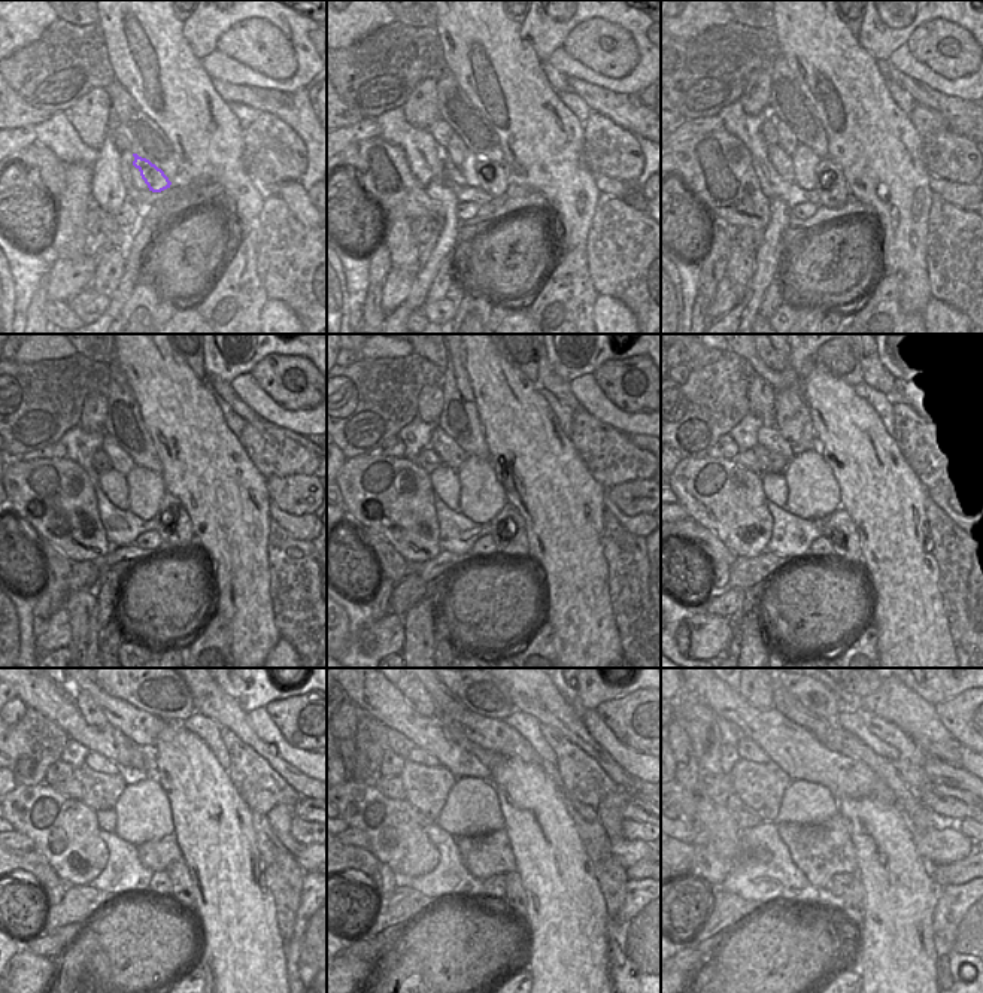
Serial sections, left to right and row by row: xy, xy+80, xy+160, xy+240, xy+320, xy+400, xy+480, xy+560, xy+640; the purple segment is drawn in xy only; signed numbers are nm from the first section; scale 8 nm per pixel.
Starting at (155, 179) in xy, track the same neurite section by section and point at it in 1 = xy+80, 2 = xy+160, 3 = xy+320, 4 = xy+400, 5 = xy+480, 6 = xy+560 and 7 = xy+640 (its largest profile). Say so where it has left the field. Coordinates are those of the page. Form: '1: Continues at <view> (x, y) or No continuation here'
1: Continues at xy+80 (492, 178)
2: Continues at xy+160 (831, 185)
3: Continues at xy+320 (516, 547)
4: Continues at xy+400 (840, 528)
5: Continues at xy+480 (182, 896)
6: Continues at xy+560 (515, 896)
7: Continues at xy+640 (853, 913).

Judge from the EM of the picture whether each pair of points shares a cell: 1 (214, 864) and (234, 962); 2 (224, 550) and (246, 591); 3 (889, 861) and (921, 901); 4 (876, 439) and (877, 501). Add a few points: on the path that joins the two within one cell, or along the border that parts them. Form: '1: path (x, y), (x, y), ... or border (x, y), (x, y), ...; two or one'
1: path (228, 887), (234, 911), (234, 938); one
2: path (234, 561), (239, 565), (240, 580); one
3: path (891, 871), (910, 890); one
4: path (876, 454), (877, 486); one

